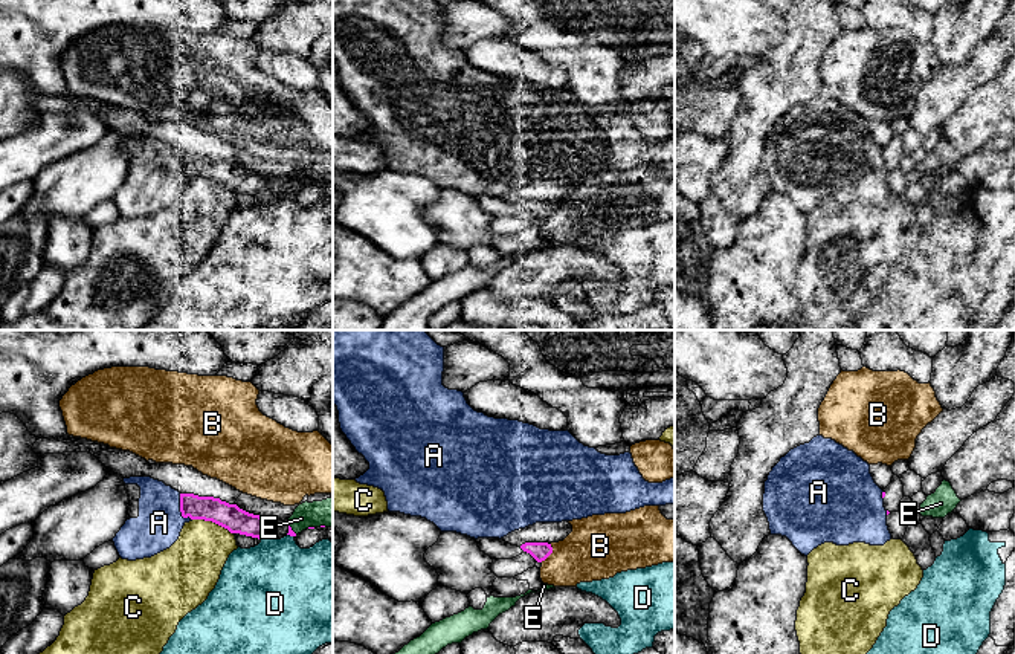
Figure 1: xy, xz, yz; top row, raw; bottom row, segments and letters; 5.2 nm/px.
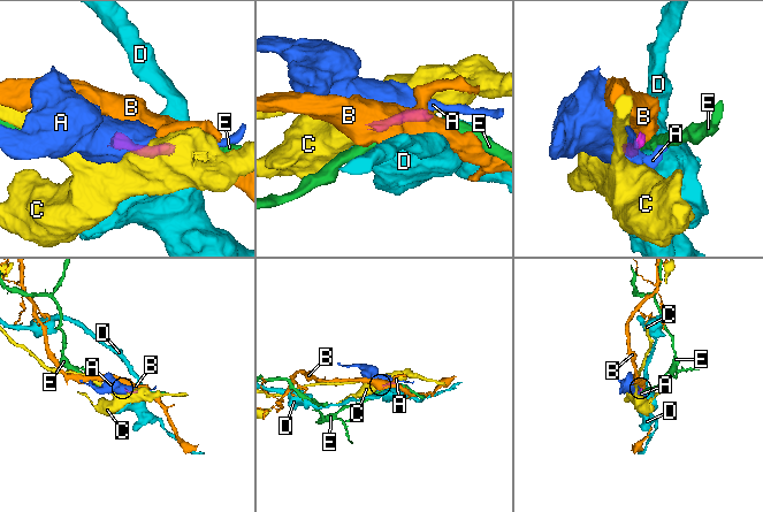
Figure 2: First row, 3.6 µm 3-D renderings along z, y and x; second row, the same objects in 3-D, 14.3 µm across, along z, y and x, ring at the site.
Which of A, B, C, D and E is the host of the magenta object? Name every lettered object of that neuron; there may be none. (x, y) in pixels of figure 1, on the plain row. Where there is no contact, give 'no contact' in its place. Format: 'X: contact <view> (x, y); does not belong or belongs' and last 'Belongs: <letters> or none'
A: contact xy (180, 167); does not belong
B: contact xz (550, 211); does not belong
C: contact xy (212, 179); does not belong
D: contact xy (264, 196); does not belong
E: contact xy (290, 185); does not belong
Belongs: none

